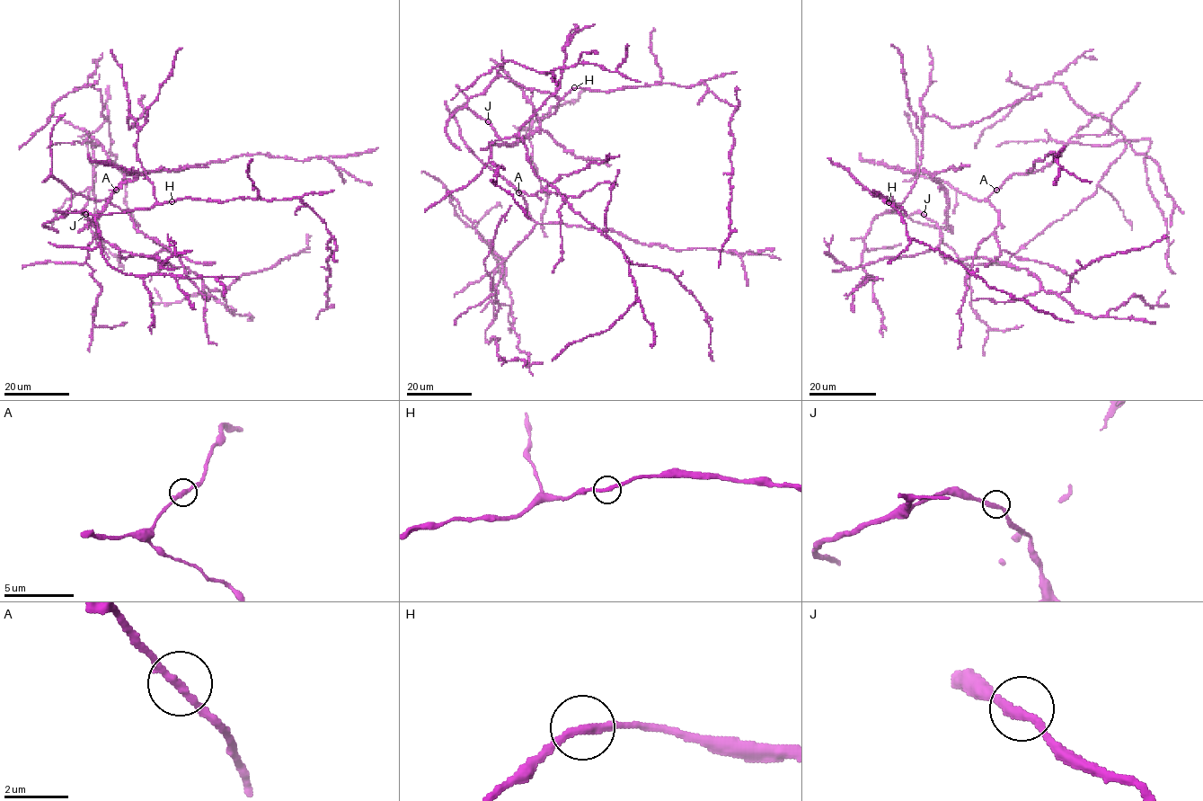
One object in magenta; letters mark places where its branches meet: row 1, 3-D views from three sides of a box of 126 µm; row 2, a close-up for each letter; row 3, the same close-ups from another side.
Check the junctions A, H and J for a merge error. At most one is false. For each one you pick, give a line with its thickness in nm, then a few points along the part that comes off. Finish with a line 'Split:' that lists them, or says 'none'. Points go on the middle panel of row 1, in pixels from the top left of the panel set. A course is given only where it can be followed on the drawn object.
Split: none

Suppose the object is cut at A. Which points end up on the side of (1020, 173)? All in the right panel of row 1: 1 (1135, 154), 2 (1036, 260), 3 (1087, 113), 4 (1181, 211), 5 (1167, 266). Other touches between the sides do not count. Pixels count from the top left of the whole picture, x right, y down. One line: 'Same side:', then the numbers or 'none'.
Same side: 5

